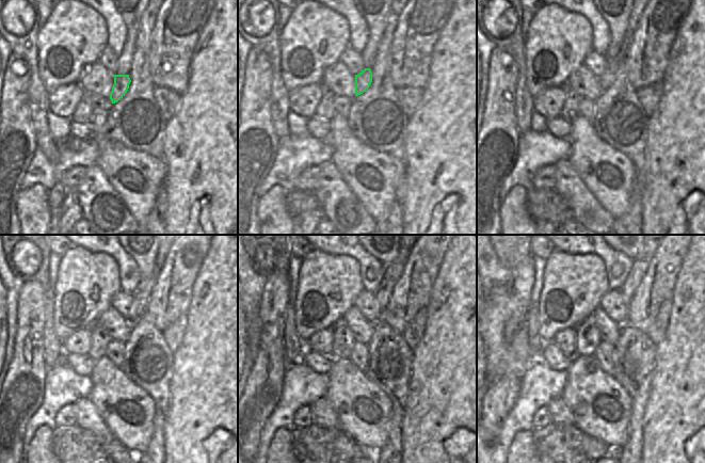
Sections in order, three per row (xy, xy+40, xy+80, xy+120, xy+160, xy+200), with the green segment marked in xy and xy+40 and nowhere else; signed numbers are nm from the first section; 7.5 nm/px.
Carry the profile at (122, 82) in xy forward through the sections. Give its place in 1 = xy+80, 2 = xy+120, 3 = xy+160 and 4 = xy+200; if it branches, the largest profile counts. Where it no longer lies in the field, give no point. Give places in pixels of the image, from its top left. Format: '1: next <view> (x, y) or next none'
1: next xy+80 (608, 77)
2: next xy+120 (142, 294)
3: next xy+160 (393, 273)
4: next xy+200 (642, 261)

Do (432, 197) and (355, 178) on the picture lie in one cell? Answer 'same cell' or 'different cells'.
different cells

